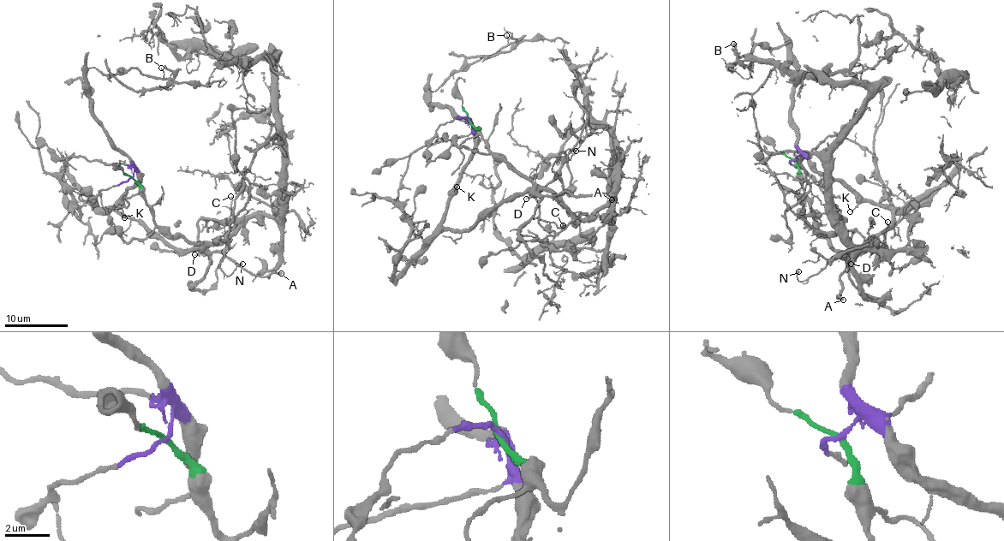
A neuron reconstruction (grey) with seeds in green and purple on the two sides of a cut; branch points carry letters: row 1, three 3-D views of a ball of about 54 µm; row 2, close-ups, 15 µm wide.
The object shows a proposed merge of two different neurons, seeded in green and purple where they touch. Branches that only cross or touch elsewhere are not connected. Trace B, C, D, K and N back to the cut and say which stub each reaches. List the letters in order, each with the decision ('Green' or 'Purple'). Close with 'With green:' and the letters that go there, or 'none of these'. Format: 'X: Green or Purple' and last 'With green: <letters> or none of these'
B: Purple
C: Green
D: Green
K: Purple
N: Green
With green: C, D, N

